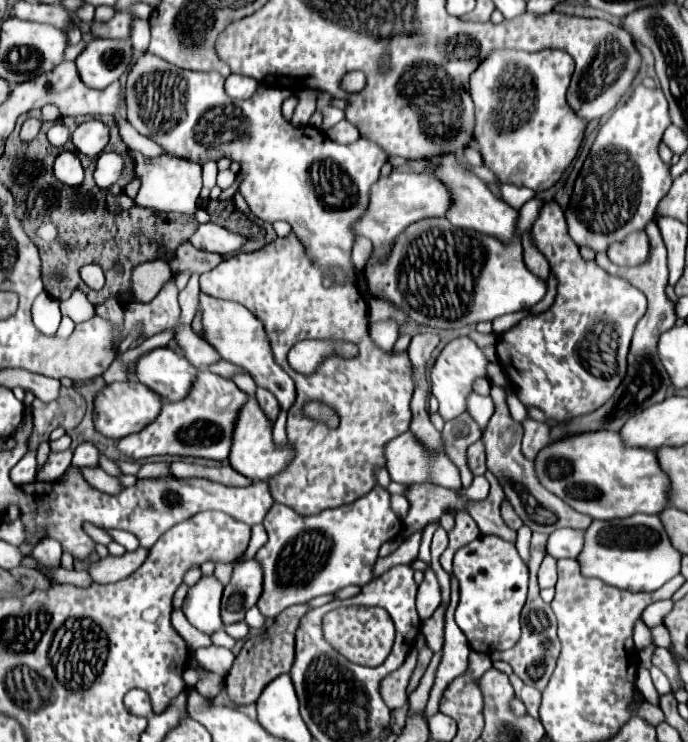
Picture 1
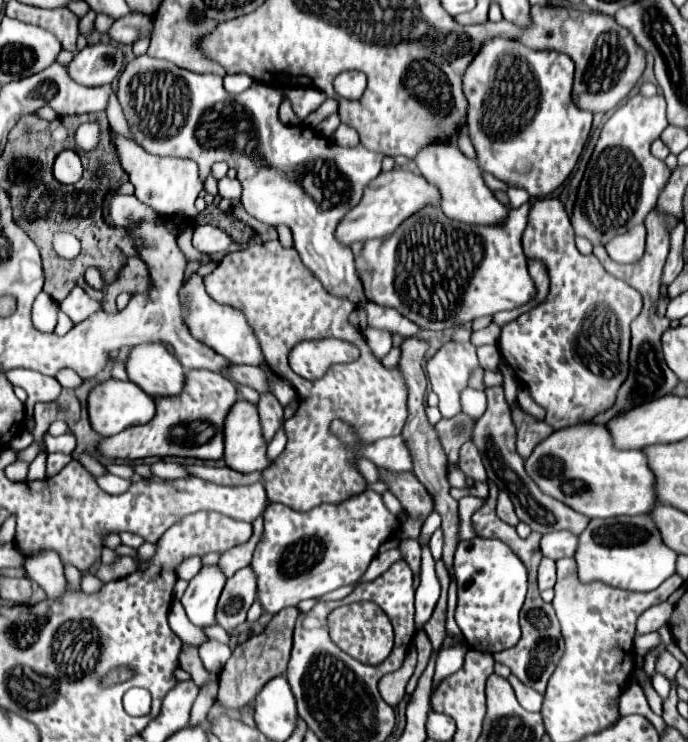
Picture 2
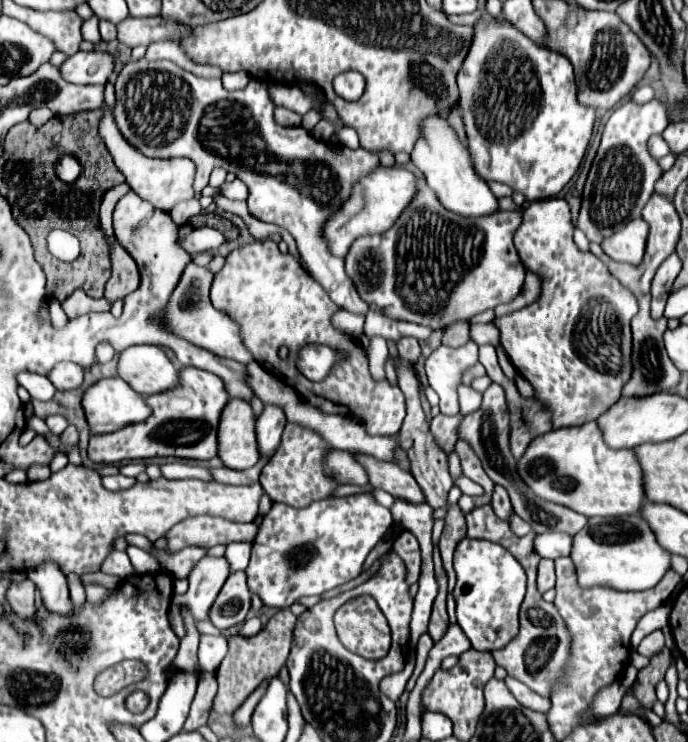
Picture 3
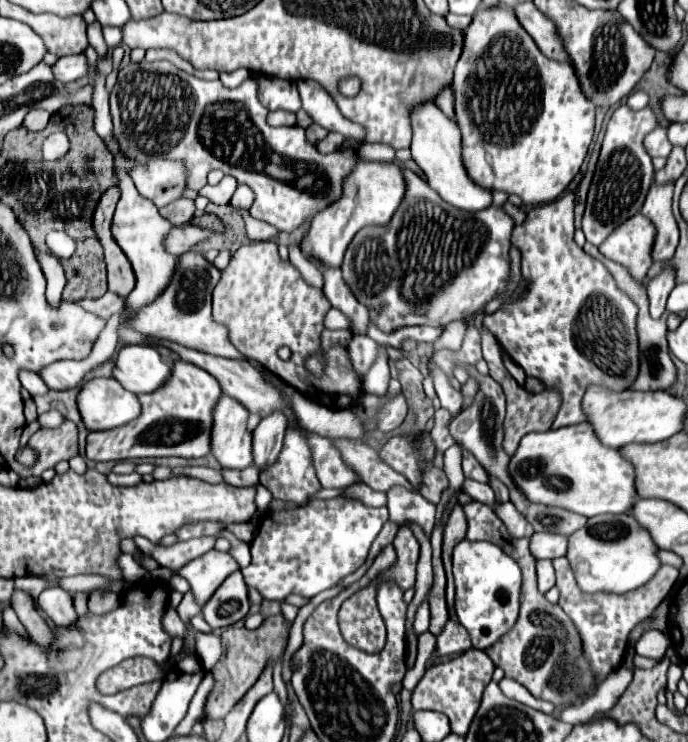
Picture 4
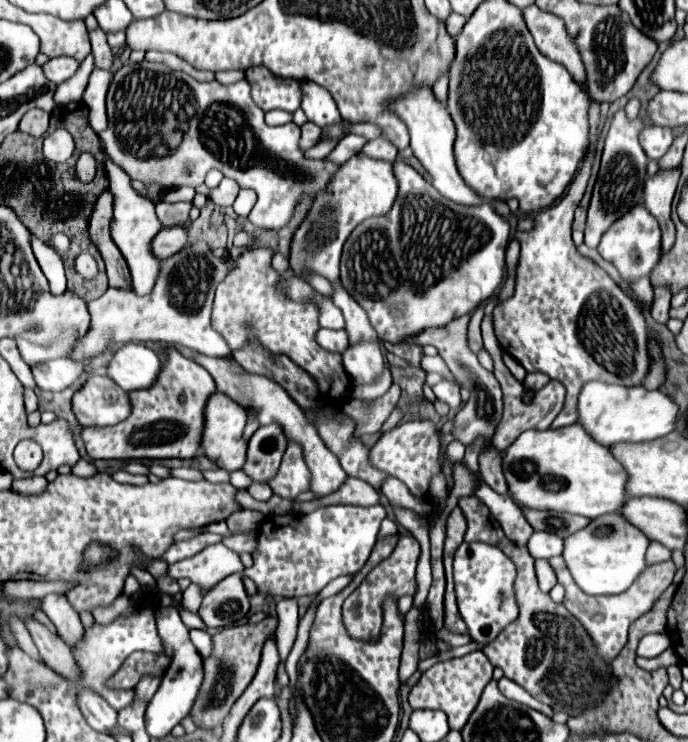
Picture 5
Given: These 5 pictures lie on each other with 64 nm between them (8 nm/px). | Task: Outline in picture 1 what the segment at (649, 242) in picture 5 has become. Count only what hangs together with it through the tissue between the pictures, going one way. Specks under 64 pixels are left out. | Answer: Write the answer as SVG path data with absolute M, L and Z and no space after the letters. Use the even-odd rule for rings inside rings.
M634 232L620 240L618 244L610 244L608 258L618 266L638 266L648 258L648 236L646 232Z

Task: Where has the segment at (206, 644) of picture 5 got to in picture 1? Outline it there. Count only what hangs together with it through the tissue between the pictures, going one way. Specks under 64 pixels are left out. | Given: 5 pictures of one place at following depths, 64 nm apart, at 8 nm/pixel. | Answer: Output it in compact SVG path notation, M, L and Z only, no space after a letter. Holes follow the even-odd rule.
M208 646L208 648L198 648L194 652L196 660L208 670L208 672L216 672L220 676L226 676L232 662L234 662L234 654L228 648L222 646Z

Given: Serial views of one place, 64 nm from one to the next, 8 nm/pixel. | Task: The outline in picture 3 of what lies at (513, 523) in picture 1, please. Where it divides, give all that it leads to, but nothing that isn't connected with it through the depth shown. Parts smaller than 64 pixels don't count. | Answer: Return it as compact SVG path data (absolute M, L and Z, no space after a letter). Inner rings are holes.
M494 486L494 494L492 494L492 502L490 504L492 504L492 508L494 508L494 512L496 512L498 518L508 520L510 512L512 512L512 504L510 504L510 498L508 498L506 488Z

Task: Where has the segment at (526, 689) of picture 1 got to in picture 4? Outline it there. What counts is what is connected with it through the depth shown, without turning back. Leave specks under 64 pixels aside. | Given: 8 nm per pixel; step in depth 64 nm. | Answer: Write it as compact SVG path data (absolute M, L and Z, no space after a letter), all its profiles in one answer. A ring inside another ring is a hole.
M502 678L502 680L498 682L498 686L502 688L502 692L504 692L506 696L510 696L512 700L518 700L520 704L526 704L526 706L530 706L530 708L534 708L534 710L542 710L544 714L552 714L552 712L554 712L554 706L552 706L550 702L542 702L542 700L534 698L522 684L518 684L518 682L510 680L510 678Z

